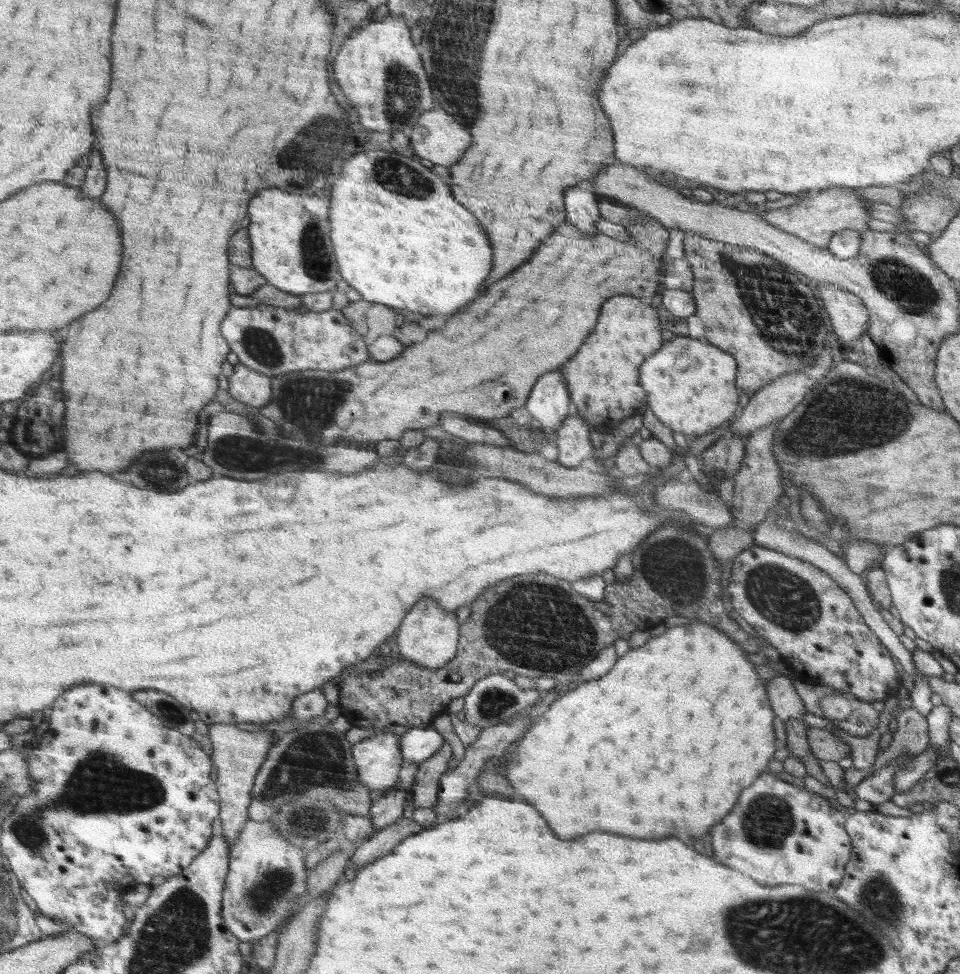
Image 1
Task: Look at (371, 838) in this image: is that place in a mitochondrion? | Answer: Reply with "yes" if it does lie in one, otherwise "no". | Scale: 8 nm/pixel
no

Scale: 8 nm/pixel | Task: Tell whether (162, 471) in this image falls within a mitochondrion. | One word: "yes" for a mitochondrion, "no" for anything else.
yes

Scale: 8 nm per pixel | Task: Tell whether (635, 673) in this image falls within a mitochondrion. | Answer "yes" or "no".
no

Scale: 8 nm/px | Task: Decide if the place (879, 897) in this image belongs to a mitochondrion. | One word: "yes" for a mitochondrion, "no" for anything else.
yes

